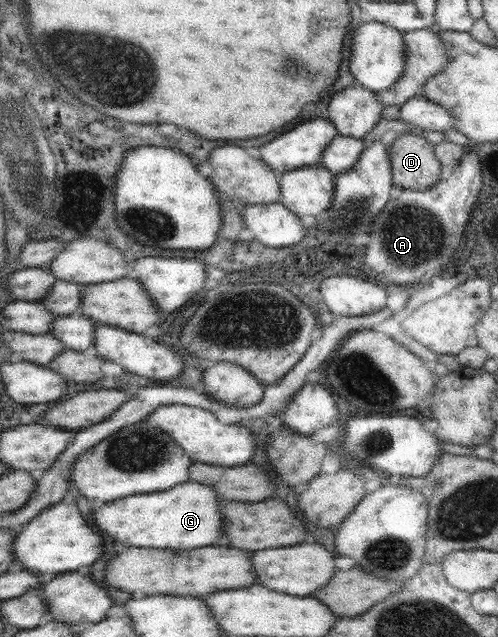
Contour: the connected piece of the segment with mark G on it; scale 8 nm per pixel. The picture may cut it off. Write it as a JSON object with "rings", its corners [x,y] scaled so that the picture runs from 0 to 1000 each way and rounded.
{"rings":[[[373,755],[341,769],[269,776],[251,783],[217,788],[187,802],[193,830],[227,845],[243,859],[295,859],[343,863],[380,863],[426,857],[446,843],[442,816],[444,782],[420,761]]]}

